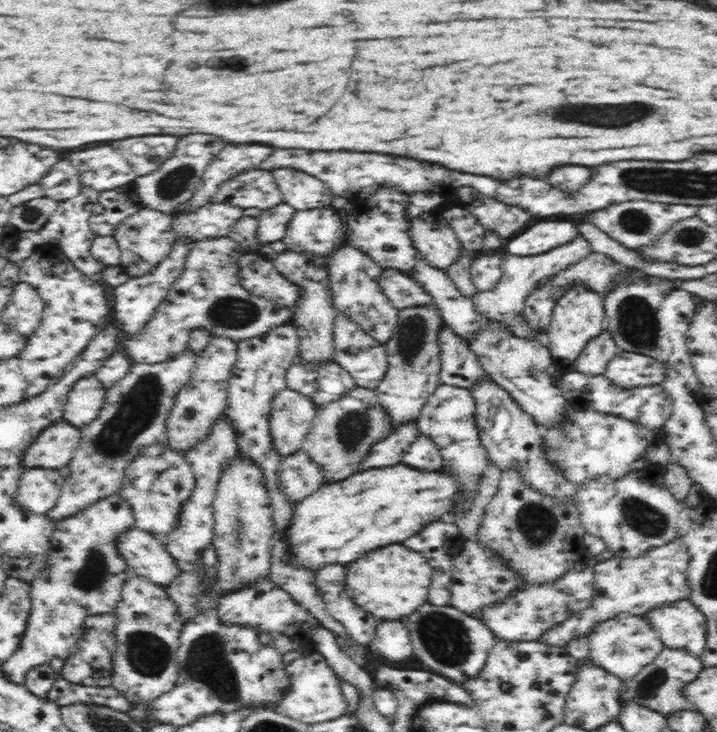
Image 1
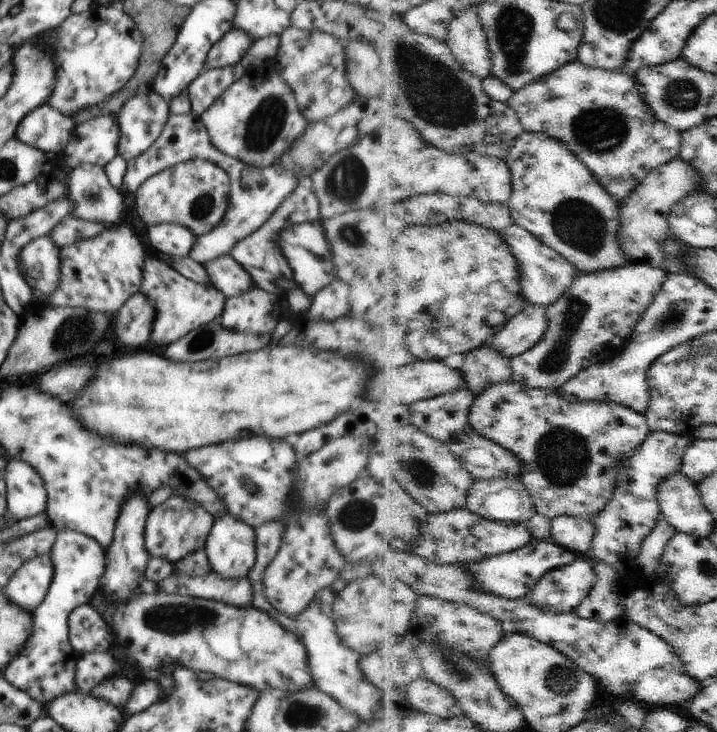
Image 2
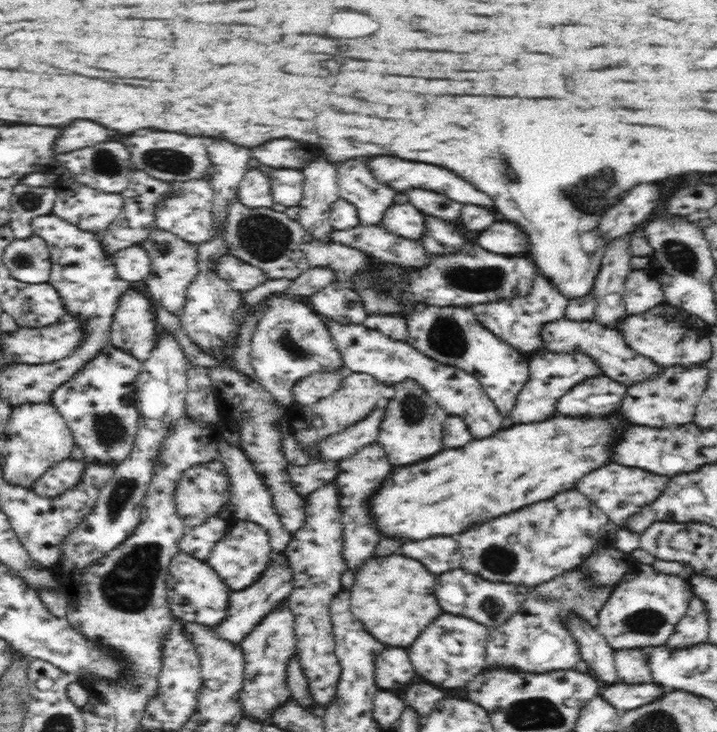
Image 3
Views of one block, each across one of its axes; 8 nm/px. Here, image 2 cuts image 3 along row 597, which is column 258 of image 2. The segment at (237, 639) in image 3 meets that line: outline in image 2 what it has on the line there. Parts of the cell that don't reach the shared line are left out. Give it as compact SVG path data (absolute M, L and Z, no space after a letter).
M301 182L299 186L280 204L280 207L273 213L273 216L266 221L257 231L239 241L234 249L228 254L242 269L249 275L253 288L261 289L266 293L285 297L292 289L297 287L292 278L292 274L286 260L283 258L281 247L278 246L278 234L287 227L306 222L315 222L320 220L319 201L314 195L313 190L308 183Z

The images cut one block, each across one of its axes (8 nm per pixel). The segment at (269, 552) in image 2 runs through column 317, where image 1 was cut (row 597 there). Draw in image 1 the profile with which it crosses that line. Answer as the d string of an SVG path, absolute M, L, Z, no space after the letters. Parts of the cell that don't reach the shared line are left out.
M677 538L669 544L654 548L636 558L610 557L591 563L594 571L595 596L587 609L569 616L564 622L543 632L539 641L556 647L566 647L574 638L587 636L596 624L619 615L644 615L650 609L688 600L692 590L687 583L686 570L690 556L686 544Z

